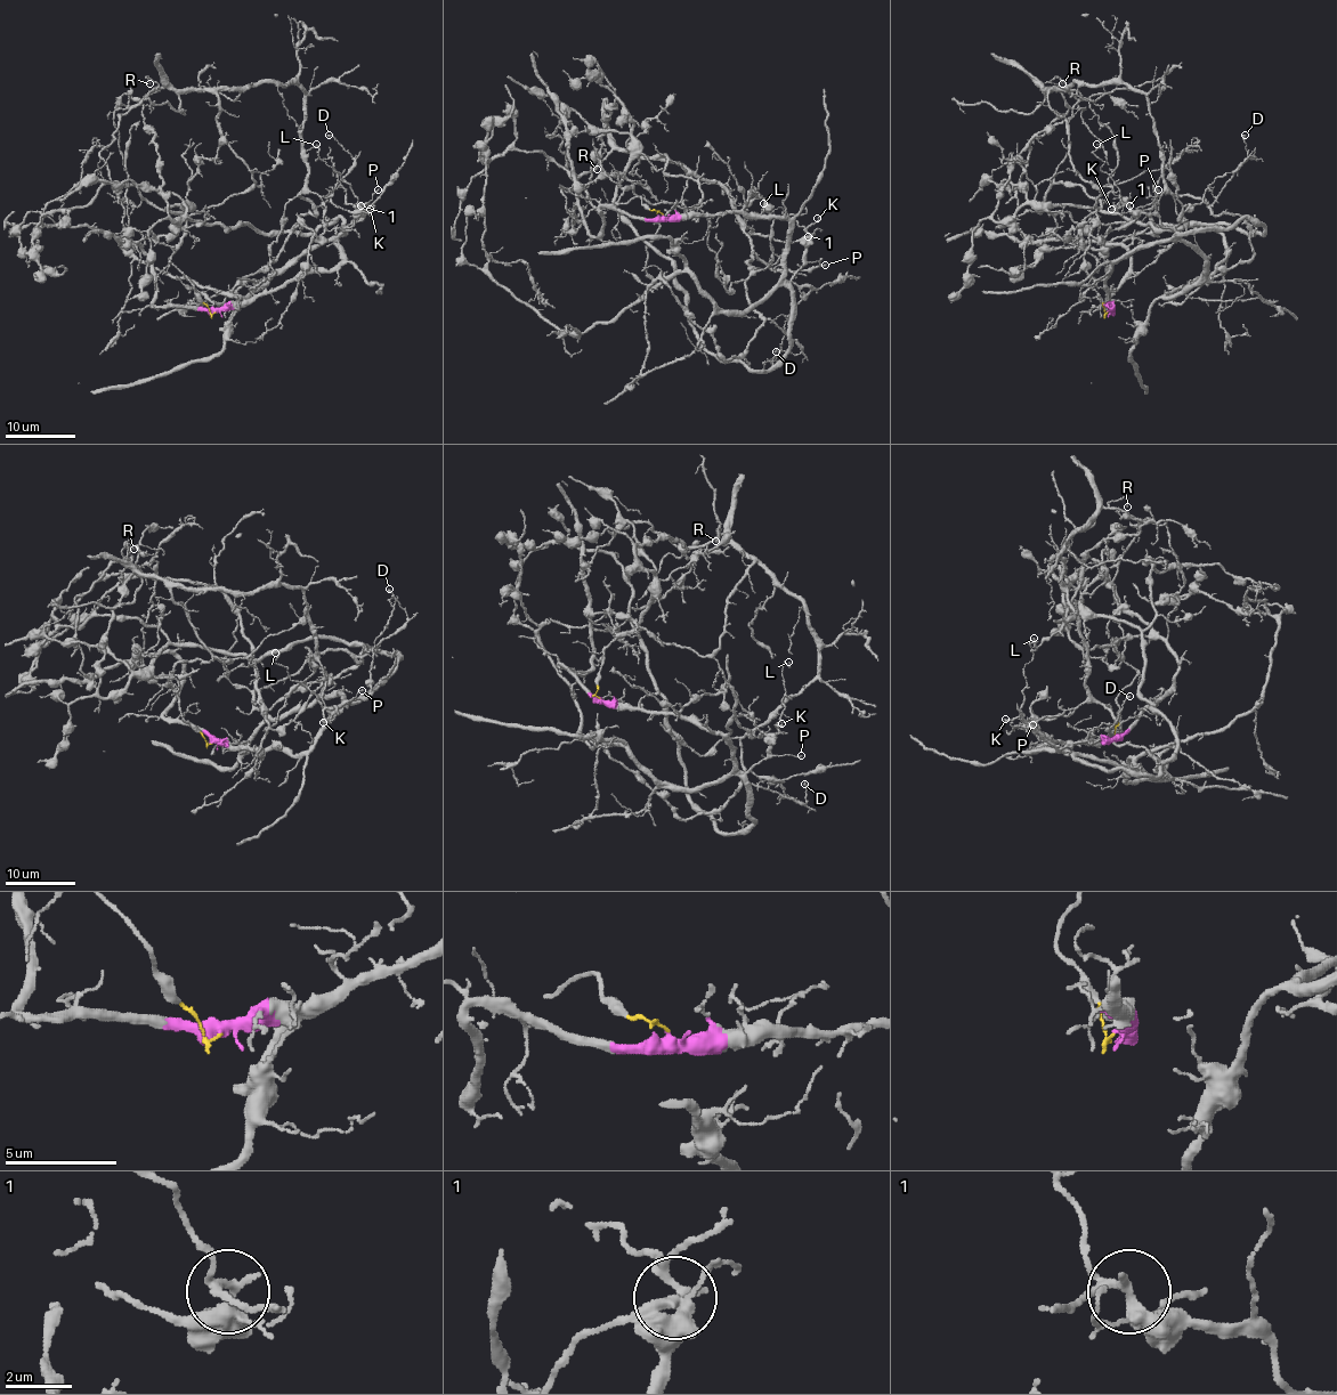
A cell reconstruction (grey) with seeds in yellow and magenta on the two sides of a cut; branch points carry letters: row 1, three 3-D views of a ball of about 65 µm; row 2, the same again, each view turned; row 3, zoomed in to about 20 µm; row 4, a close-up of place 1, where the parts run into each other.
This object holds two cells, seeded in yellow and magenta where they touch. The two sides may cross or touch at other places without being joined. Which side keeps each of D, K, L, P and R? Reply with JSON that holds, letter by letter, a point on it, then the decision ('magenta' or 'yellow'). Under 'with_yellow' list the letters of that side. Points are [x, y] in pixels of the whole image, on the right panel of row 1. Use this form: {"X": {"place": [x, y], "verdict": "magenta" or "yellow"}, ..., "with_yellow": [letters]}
{"D": {"place": [1245, 135], "verdict": "yellow"}, "K": {"place": [1111, 209], "verdict": "magenta"}, "L": {"place": [1096, 144], "verdict": "magenta"}, "P": {"place": [1158, 189], "verdict": "magenta"}, "R": {"place": [1062, 83], "verdict": "yellow"}, "with_yellow": ["D", "R"]}

